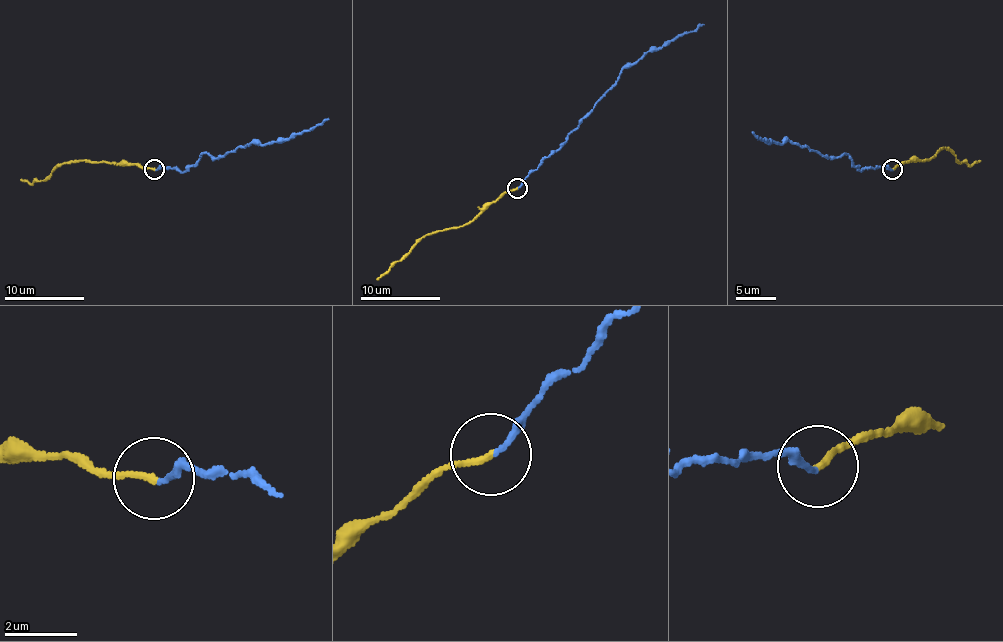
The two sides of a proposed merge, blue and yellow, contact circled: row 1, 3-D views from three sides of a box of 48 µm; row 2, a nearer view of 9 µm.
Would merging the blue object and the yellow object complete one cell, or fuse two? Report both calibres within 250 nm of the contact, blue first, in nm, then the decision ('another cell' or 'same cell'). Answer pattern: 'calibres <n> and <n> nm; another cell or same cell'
calibres 150 and 170 nm; another cell

